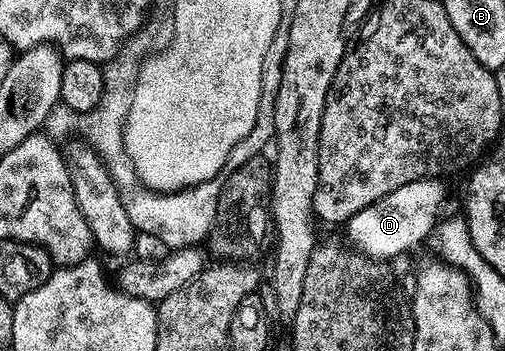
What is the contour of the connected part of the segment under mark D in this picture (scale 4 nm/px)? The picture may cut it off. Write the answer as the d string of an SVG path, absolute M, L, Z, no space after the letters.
M440 178L411 181L411 185L402 185L400 189L395 189L395 193L387 193L387 197L355 213L355 217L351 217L347 224L349 239L358 247L354 248L373 261L386 261L411 250L423 239L428 240L442 214L445 187L441 183L444 182Z

